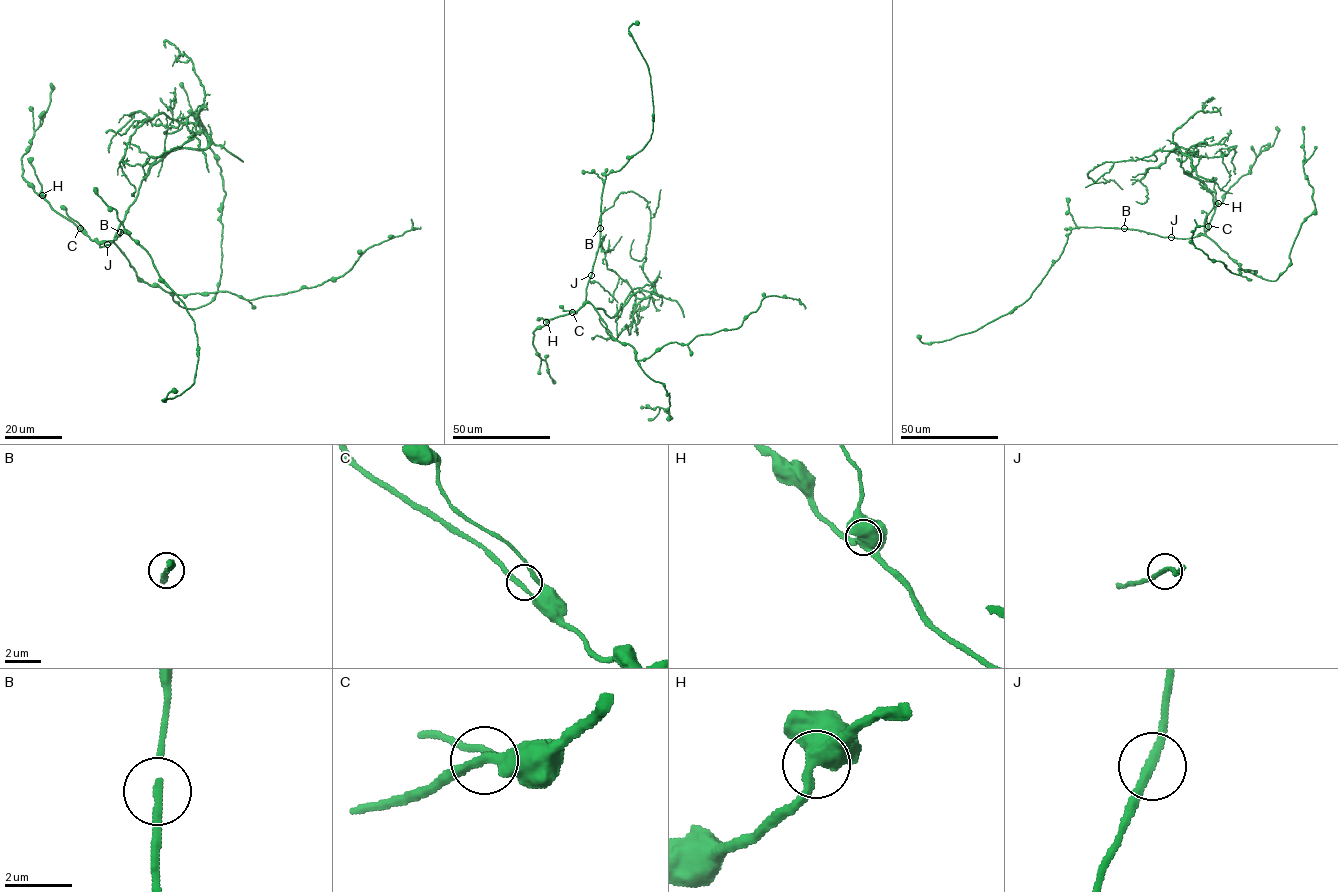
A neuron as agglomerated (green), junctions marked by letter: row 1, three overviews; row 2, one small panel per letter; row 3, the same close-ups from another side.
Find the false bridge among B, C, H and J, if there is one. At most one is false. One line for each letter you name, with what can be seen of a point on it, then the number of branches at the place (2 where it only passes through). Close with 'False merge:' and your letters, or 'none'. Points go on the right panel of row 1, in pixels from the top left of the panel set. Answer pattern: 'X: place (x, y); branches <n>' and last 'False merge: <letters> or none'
False merge: none

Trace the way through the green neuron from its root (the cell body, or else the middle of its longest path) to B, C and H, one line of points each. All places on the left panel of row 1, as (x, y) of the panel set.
B: (106, 244), (121, 232)
C: (106, 244), (100, 247), (80, 228)
H: (106, 244), (100, 247), (57, 213), (42, 195)

